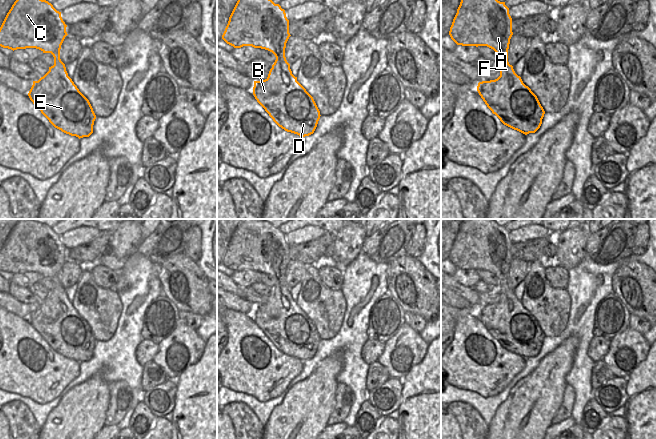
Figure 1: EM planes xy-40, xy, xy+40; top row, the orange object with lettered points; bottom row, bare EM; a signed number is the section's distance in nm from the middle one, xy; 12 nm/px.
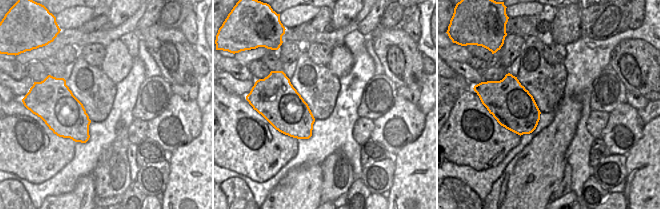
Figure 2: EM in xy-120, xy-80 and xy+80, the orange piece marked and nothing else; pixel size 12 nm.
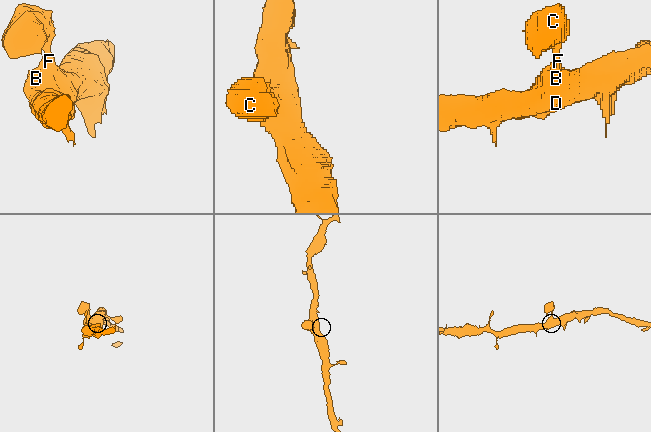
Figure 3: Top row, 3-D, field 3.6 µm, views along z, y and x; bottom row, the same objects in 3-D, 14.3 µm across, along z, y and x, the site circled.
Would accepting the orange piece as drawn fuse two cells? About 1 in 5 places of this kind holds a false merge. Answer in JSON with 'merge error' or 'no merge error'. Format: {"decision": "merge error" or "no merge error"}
{"decision": "no merge error"}

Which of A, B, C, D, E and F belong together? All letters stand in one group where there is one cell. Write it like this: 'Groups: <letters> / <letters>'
Groups: A B C D E F

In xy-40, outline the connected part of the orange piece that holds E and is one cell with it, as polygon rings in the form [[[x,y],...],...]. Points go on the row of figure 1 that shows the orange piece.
[[[16,0],[0,27],[0,46],[11,50],[36,48],[51,53],[54,65],[33,85],[28,93],[30,100],[57,129],[79,139],[93,133],[96,115],[89,100],[79,91],[68,76],[65,64],[60,59],[61,45],[68,35],[67,25],[51,3],[46,0]]]

